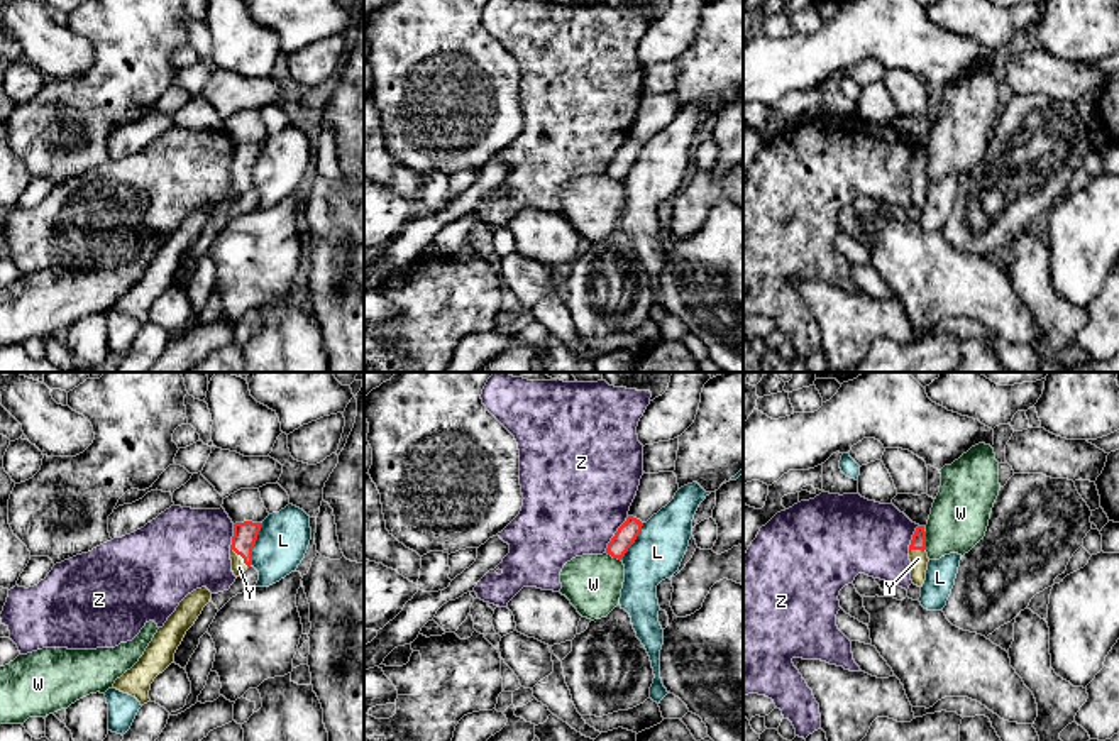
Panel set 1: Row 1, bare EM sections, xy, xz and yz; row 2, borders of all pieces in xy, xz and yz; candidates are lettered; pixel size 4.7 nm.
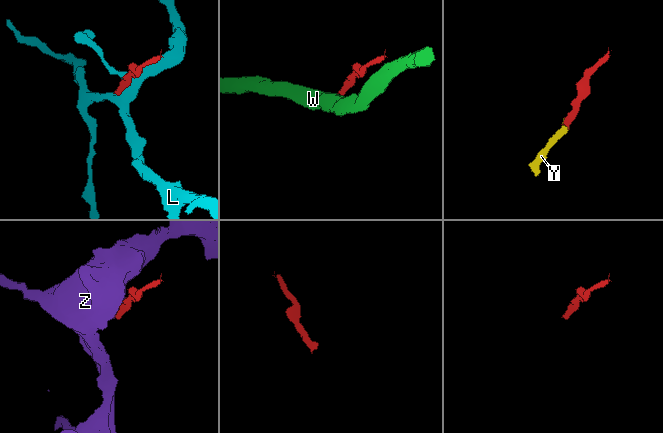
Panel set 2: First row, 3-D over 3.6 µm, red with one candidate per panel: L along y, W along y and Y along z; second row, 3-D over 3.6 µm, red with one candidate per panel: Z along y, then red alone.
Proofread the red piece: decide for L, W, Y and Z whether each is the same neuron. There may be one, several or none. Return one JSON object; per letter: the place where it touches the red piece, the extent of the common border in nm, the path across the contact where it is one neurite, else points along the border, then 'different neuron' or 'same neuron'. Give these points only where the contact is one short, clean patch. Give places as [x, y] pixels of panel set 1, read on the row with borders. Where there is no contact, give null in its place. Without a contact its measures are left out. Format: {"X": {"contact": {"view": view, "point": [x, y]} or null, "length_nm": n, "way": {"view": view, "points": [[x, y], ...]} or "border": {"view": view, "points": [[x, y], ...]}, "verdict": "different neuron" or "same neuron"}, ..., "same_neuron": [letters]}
{"L": {"contact": {"view": "xy", "point": [254, 543]}, "length_nm": 200, "verdict": "different neuron"}, "W": {"contact": {"view": "yz", "point": [925, 540]}, "length_nm": 90, "border": {"view": "yz", "points": [[925, 532], [926, 548]]}, "verdict": "different neuron"}, "Y": {"contact": {"view": "xy", "point": [241, 555]}, "length_nm": 120, "way": {"view": "xy", "points": [[246, 533], [241, 555], [239, 567]]}, "verdict": "same neuron"}, "Z": {"contact": {"view": "xz", "point": [615, 535]}, "length_nm": 200, "border": {"view": "xz", "points": [[628, 516], [605, 552]]}, "verdict": "different neuron"}, "same_neuron": ["Y"]}

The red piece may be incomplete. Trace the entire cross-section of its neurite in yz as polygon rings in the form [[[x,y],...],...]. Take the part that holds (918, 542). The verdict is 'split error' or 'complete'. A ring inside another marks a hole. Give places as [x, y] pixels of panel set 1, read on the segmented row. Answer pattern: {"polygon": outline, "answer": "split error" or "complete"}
{"polygon": [[[918,526],[911,545],[909,545],[909,560],[911,560],[911,580],[914,585],[923,587],[928,570],[928,553],[926,553],[926,528]]], "answer": "split error"}

